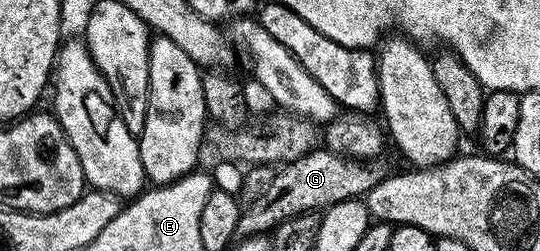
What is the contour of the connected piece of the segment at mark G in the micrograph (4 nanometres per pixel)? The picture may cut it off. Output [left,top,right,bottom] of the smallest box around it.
[238,149,388,235]

